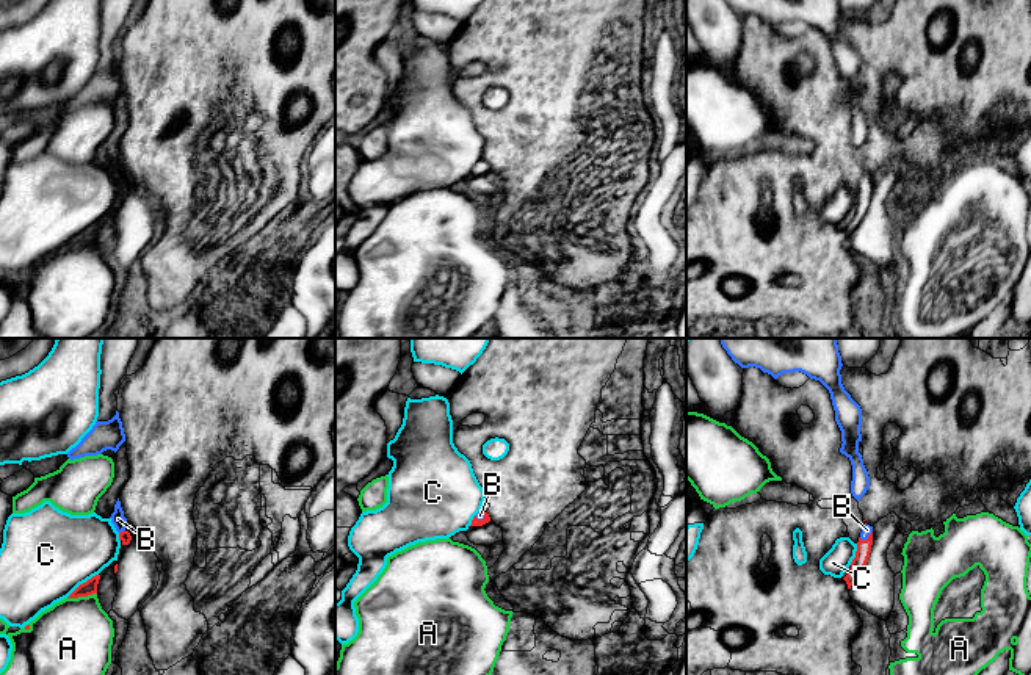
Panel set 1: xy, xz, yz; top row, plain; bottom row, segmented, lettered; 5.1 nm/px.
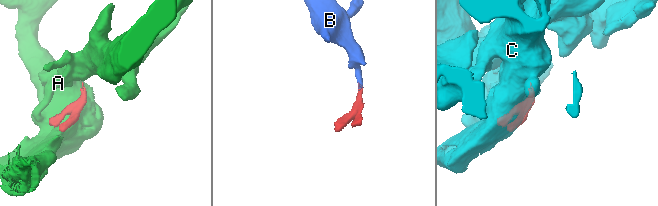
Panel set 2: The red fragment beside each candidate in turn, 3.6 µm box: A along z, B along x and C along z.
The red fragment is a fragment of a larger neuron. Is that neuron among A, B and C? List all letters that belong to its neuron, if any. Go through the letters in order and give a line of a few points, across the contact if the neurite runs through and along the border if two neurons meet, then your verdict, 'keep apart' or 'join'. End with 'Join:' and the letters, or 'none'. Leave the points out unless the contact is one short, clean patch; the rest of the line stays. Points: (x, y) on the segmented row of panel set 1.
A: keep apart
B: line xz (475, 522), (484, 517), (480, 516); join
C: keep apart
Join: B

